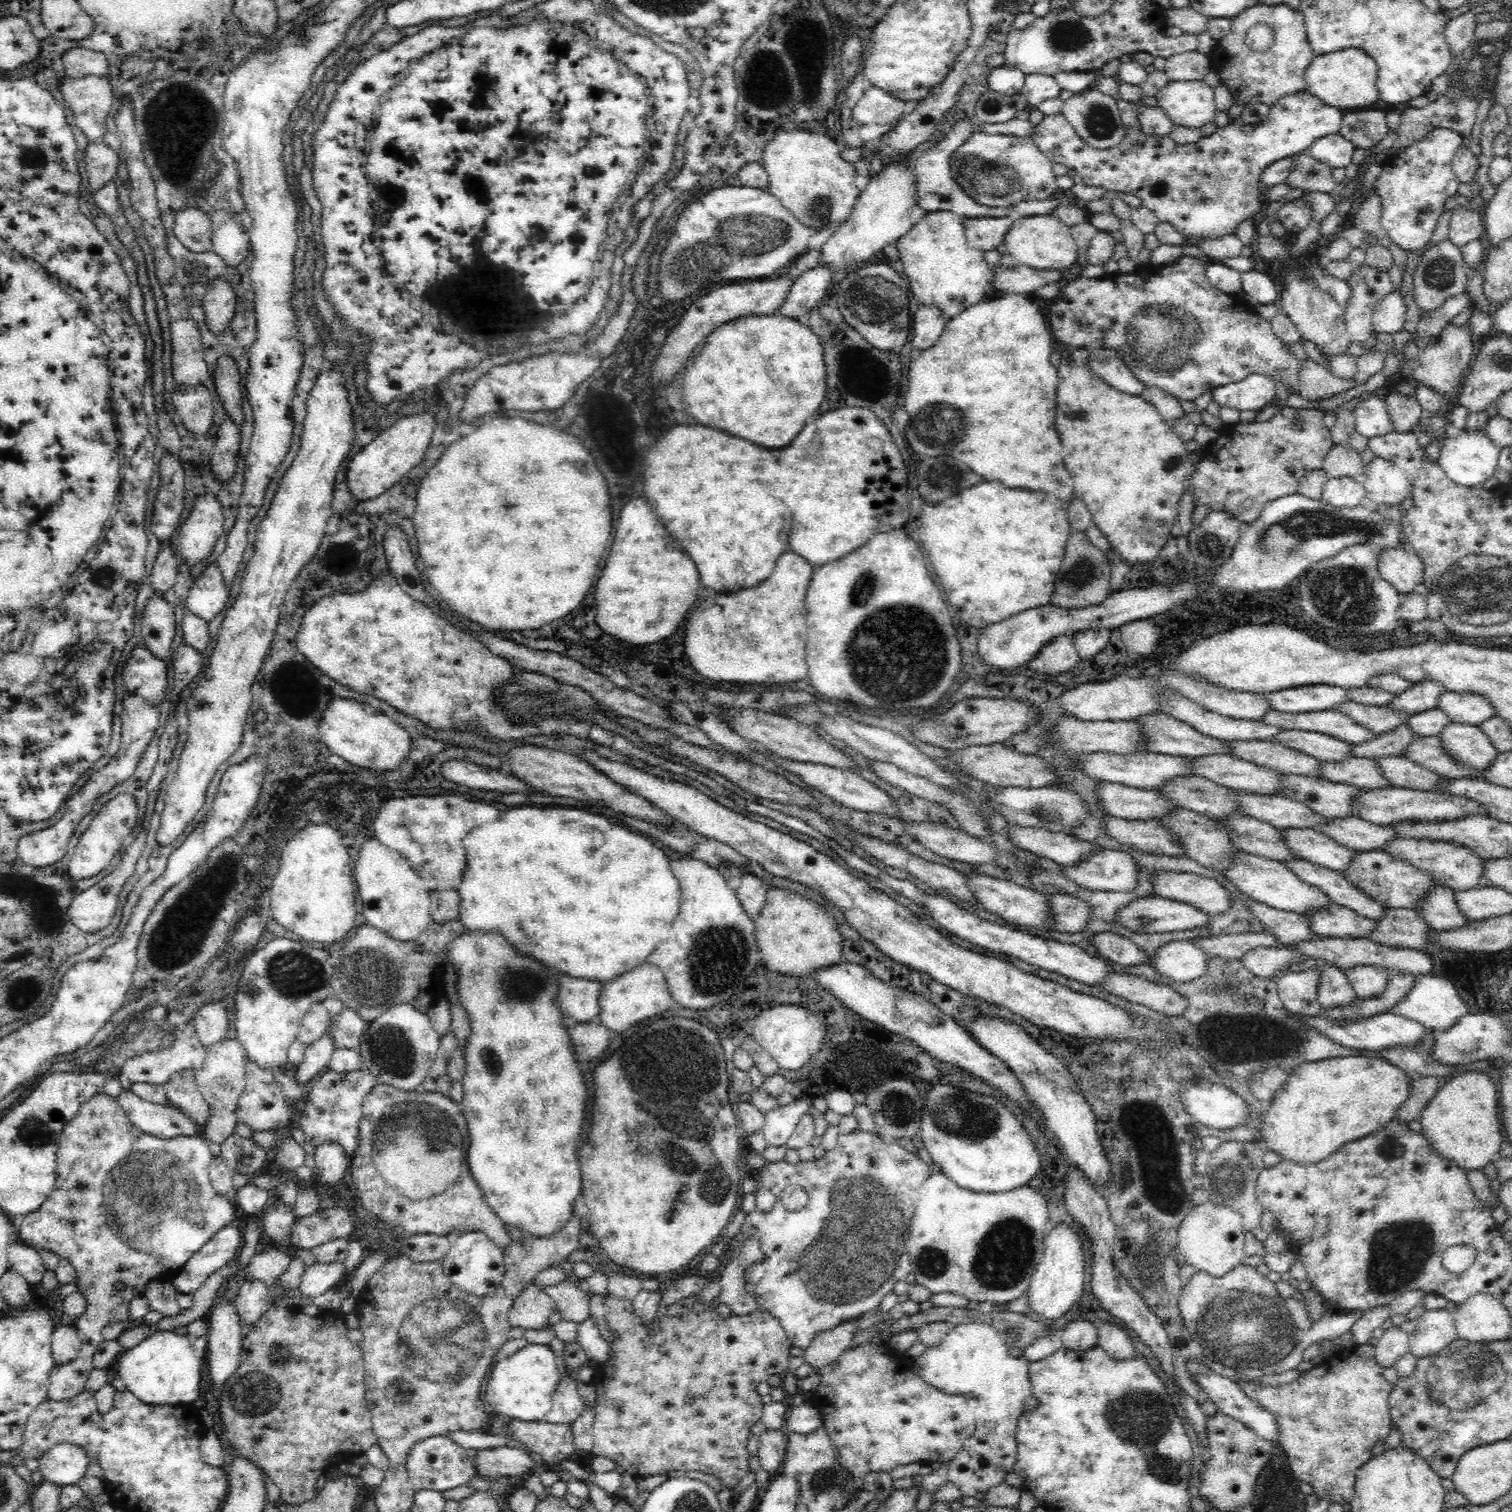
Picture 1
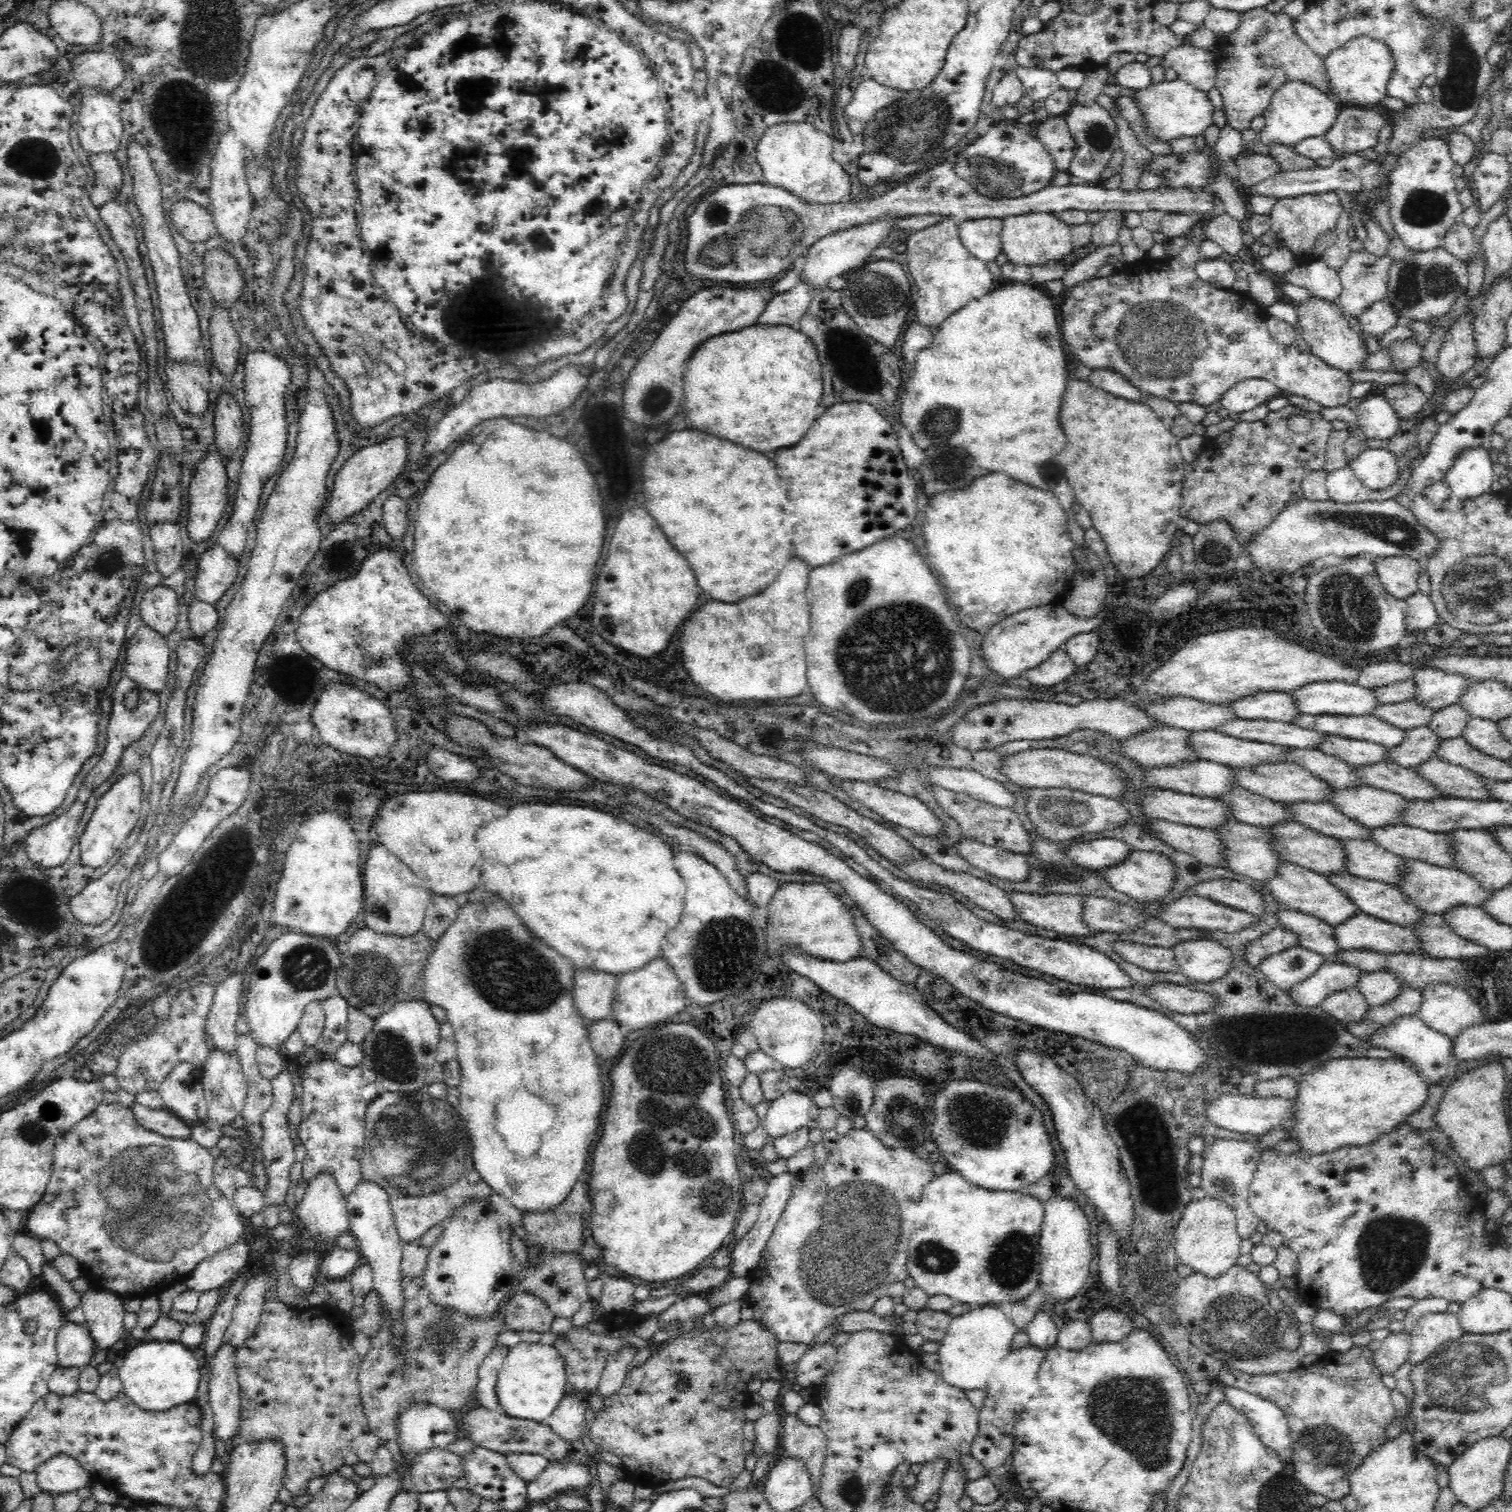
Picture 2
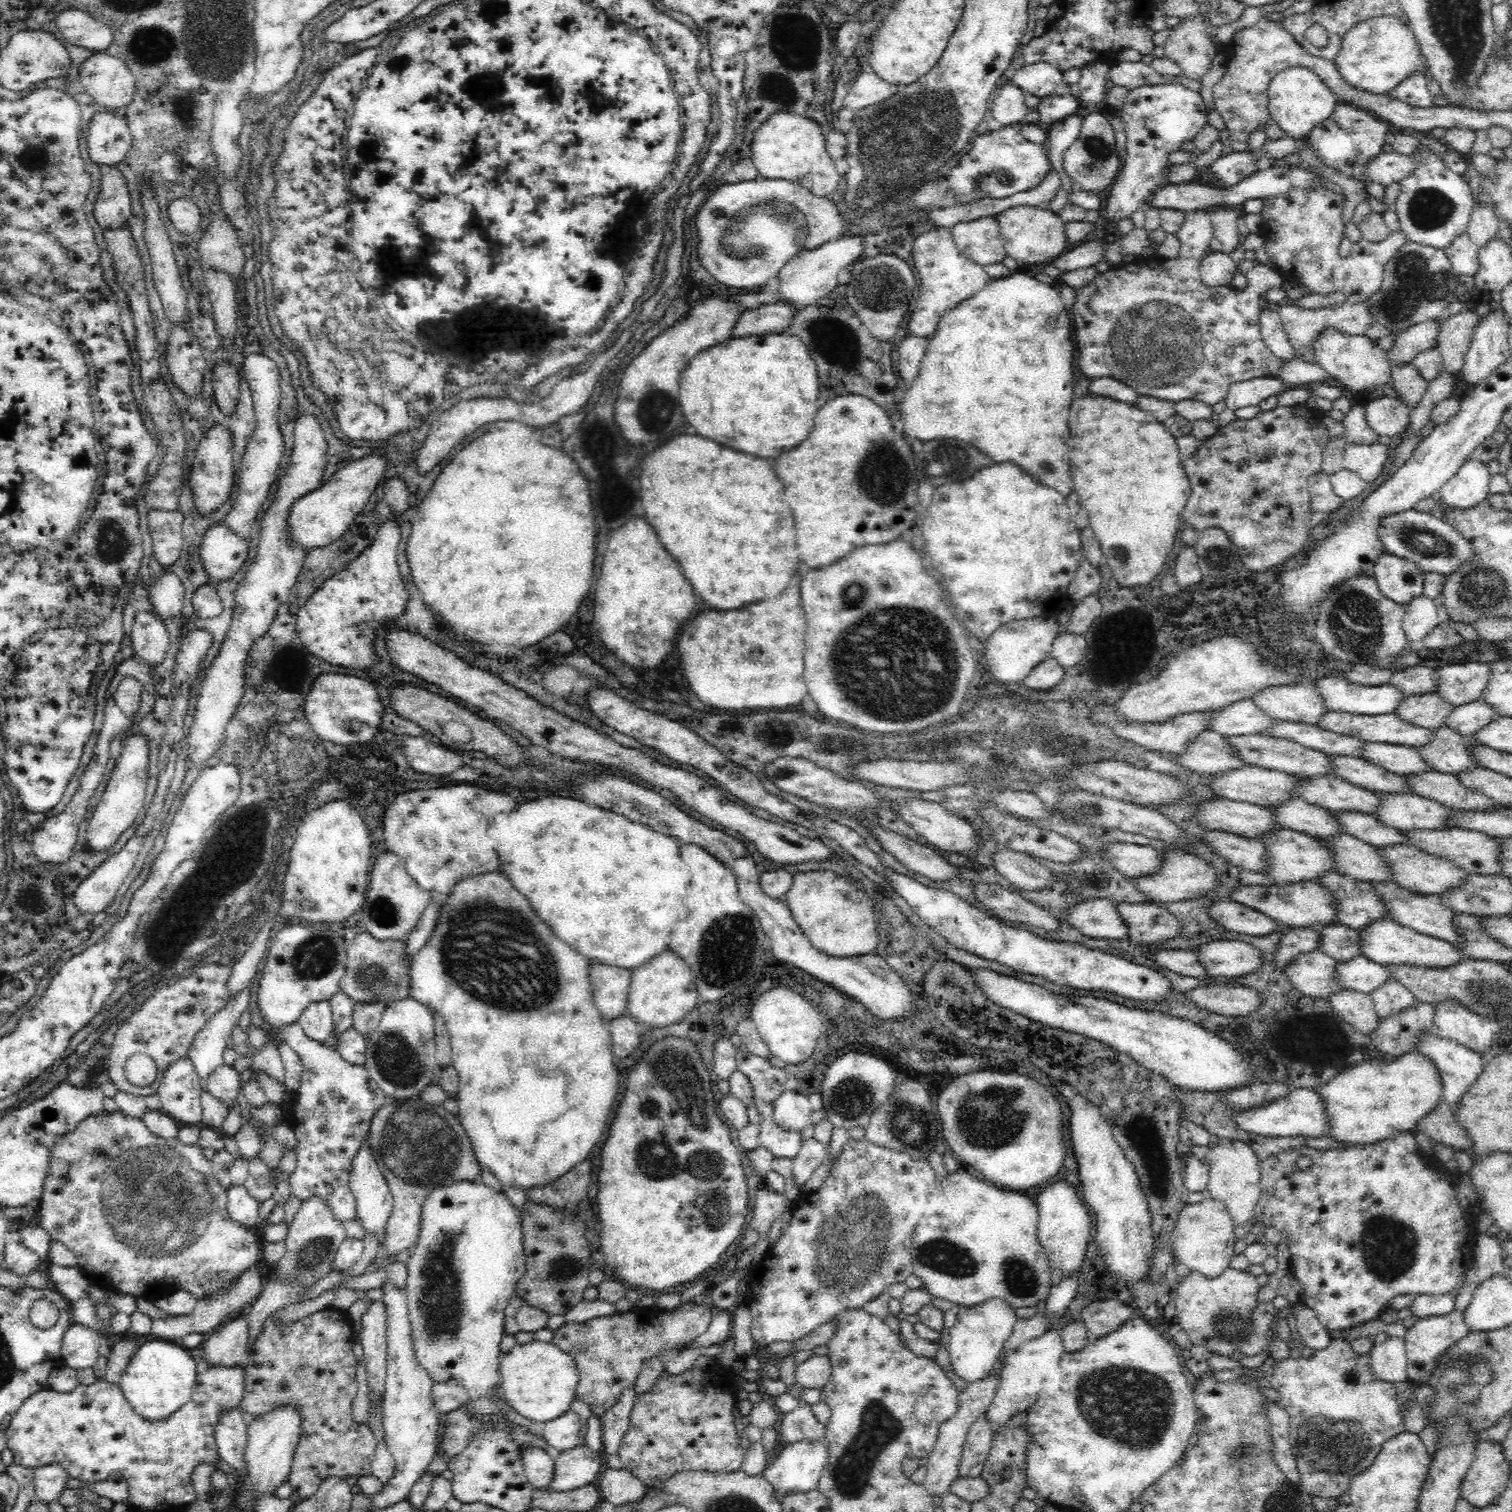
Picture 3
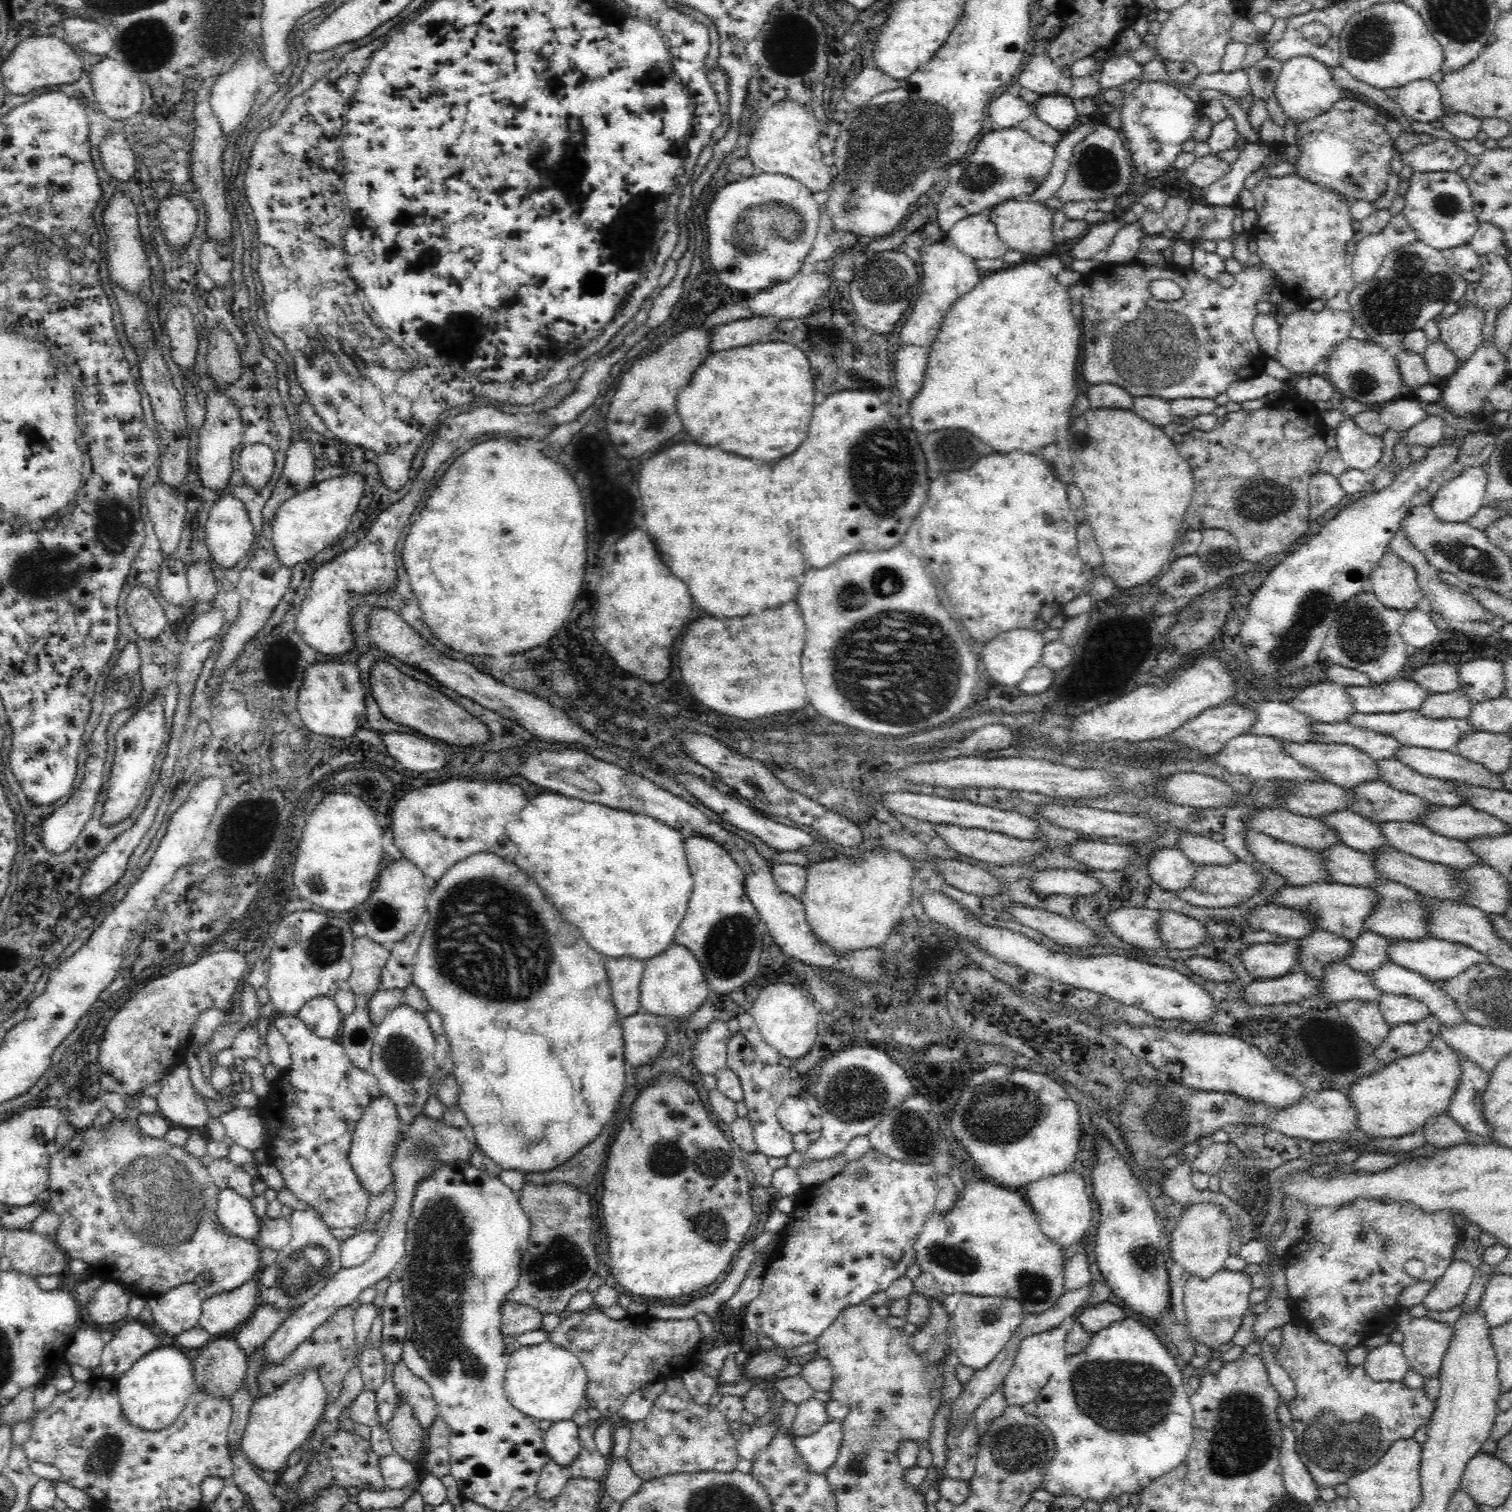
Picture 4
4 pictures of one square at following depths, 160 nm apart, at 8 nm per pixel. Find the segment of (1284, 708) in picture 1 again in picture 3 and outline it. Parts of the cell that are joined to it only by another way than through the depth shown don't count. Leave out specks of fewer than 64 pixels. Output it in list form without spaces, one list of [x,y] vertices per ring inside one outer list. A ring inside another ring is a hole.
[[[1327,674],[1330,678],[1322,678],[1322,680],[1311,680],[1311,683],[1316,686],[1316,689],[1320,692],[1320,697],[1324,698],[1324,709],[1326,712],[1343,712],[1348,714],[1357,714],[1364,716],[1376,716],[1379,714],[1388,714],[1394,713],[1396,706],[1399,706],[1400,700],[1402,698],[1402,691],[1396,689],[1394,685],[1376,685],[1376,686],[1364,686],[1360,684],[1354,684],[1350,682],[1350,679],[1345,676],[1342,678],[1333,677],[1330,674]]]

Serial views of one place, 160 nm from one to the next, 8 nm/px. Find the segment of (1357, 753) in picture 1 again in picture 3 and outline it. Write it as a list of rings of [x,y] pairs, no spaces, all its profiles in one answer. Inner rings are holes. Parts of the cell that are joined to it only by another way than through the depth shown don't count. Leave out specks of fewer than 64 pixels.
[[[1444,725],[1434,728],[1432,740],[1428,740],[1424,746],[1418,746],[1416,749],[1422,761],[1428,765],[1428,770],[1454,774],[1466,768],[1477,767],[1468,755],[1470,742],[1476,743],[1473,736],[1462,736]]]

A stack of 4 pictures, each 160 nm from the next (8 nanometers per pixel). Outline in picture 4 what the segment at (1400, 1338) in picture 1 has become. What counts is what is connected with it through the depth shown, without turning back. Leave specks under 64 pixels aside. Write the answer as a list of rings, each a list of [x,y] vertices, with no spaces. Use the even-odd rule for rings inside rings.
[[[1390,1340],[1370,1351],[1363,1365],[1365,1373],[1374,1382],[1400,1382],[1410,1370],[1401,1344]]]

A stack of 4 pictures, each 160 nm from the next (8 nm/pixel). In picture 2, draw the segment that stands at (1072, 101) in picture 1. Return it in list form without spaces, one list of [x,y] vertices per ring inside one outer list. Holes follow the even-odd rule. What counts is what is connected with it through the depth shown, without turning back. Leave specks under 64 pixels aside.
[[[1097,101],[1090,102],[1090,104],[1073,102],[1064,117],[1072,139],[1075,144],[1078,144],[1078,148],[1074,150],[1074,160],[1071,160],[1068,173],[1084,180],[1085,184],[1094,184],[1094,180],[1100,176],[1100,172],[1108,166],[1112,152],[1116,148],[1120,149],[1117,124],[1110,115],[1110,111]]]

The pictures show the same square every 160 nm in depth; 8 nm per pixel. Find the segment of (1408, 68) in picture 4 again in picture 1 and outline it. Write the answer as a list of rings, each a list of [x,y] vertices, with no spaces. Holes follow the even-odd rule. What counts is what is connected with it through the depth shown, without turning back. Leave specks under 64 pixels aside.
[[[1354,47],[1330,54],[1314,55],[1312,62],[1308,64],[1308,69],[1304,72],[1306,92],[1316,95],[1328,103],[1328,106],[1335,106],[1342,110],[1372,106],[1379,99],[1376,88],[1377,77],[1376,61],[1366,51]]]

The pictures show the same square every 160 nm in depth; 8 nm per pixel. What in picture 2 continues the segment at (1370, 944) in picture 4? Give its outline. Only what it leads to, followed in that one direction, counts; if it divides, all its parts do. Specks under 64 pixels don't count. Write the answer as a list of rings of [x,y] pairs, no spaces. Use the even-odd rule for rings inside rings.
[[[1276,907],[1278,926],[1297,936],[1297,947],[1322,955],[1329,959],[1339,952],[1334,929],[1326,922],[1300,911],[1288,911]]]

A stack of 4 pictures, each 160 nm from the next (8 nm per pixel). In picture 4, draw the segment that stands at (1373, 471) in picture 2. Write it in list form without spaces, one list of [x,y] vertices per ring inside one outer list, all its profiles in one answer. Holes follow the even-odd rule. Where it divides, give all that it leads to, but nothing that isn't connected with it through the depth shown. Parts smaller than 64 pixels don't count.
[[[1352,420],[1340,424],[1335,439],[1338,453],[1347,469],[1368,470],[1382,458],[1381,437],[1364,433]]]

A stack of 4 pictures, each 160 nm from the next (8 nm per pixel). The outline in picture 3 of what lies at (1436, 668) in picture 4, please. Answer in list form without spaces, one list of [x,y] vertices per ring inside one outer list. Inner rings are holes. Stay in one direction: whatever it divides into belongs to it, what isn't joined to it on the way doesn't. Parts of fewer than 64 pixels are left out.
[[[1413,666],[1395,670],[1389,678],[1388,685],[1394,685],[1402,691],[1402,698],[1426,693],[1434,693],[1434,669],[1426,666]]]

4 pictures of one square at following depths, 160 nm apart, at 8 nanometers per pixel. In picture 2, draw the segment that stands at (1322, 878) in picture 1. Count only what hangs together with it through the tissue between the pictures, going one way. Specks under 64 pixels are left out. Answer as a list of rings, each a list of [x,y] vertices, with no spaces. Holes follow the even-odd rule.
[[[1346,873],[1324,876],[1332,885],[1342,890],[1364,914],[1403,927],[1411,926],[1414,922],[1418,924],[1418,920],[1424,916],[1424,910],[1412,905],[1408,897],[1394,885]]]

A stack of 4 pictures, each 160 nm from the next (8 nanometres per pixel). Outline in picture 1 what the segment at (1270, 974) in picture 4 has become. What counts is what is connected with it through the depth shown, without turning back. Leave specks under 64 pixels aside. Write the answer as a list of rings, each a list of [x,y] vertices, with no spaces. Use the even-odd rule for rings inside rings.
[[[1178,941],[1163,945],[1154,952],[1150,965],[1166,980],[1178,985],[1202,976],[1206,972],[1208,958],[1192,942]]]

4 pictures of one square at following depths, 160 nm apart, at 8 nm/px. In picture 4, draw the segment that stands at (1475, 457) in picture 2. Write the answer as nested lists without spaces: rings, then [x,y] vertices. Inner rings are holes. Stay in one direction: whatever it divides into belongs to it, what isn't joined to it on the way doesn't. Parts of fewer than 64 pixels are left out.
[[[1468,467],[1441,484],[1431,509],[1441,522],[1466,522],[1483,506],[1488,473],[1482,467]]]

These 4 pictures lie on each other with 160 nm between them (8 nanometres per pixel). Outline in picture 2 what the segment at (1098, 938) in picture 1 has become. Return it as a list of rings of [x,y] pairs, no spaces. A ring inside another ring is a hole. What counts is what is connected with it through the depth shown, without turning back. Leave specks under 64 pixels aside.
[[[1116,940],[1111,945],[1112,951],[1120,955],[1126,962],[1136,964],[1152,972],[1177,972],[1174,953],[1168,948],[1157,948],[1124,940]]]

